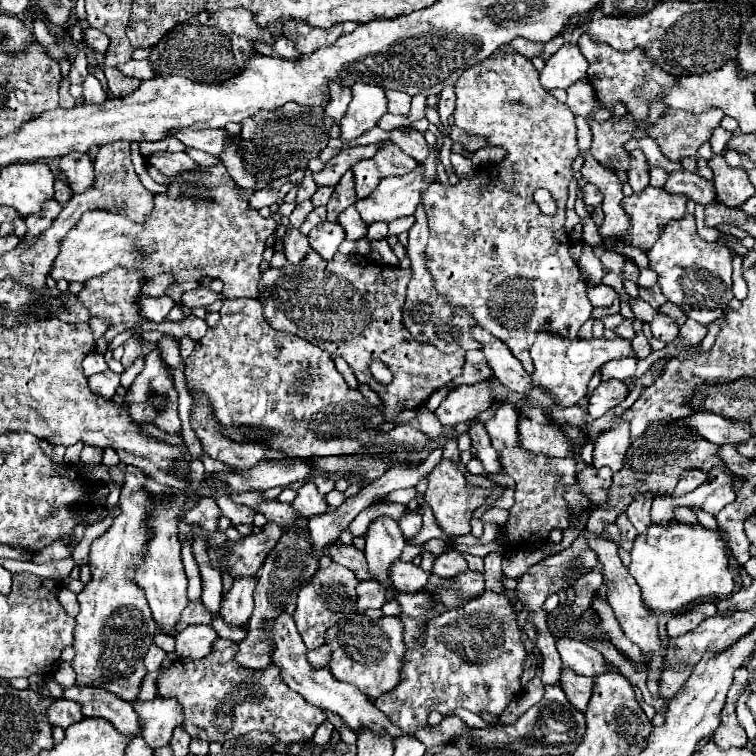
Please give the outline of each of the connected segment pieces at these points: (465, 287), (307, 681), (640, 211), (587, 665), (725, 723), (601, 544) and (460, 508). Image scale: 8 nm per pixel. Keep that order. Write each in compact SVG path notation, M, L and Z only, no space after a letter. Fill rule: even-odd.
M498 52L498 54L488 56L486 60L482 60L482 64L474 64L474 68L468 68L458 78L458 82L454 84L454 88L456 88L456 110L454 110L456 126L462 128L468 136L482 136L482 138L486 138L488 140L488 146L504 148L506 150L506 156L498 164L488 167L488 171L485 173L482 173L481 169L480 171L477 170L475 174L470 174L470 176L462 176L458 184L442 184L442 182L432 182L430 184L430 188L424 194L424 208L426 208L426 216L428 216L428 226L430 226L430 240L428 240L426 254L424 254L426 256L426 268L432 274L434 286L440 292L440 296L448 304L454 304L456 308L462 308L462 310L470 312L470 316L474 316L474 320L484 330L488 330L490 334L494 334L496 338L500 338L512 350L512 354L522 362L524 370L528 374L532 374L534 372L534 366L532 366L532 360L530 360L528 350L534 344L538 332L550 332L550 334L560 334L560 336L566 334L566 338L576 338L580 326L592 316L592 310L594 310L592 304L590 304L590 300L588 300L588 296L586 296L586 284L580 280L578 266L576 266L576 262L570 256L570 240L568 240L568 234L564 230L564 204L566 204L566 198L568 198L568 182L574 178L572 162L578 156L574 114L570 112L570 108L566 108L566 104L558 102L554 96L550 96L540 86L540 82L538 82L538 70L534 68L534 64L526 56L514 54L514 52ZM536 188L546 188L554 196L554 200L558 204L558 212L554 216L542 214L540 208L536 206L536 202L532 198L532 192Z
M284 612L280 614L278 618L274 620L268 620L264 622L266 630L270 632L270 640L274 644L274 650L272 650L272 662L282 670L282 678L286 680L286 684L290 688L294 688L294 692L298 692L300 696L304 696L310 704L314 706L320 706L320 708L326 708L330 712L336 712L342 720L346 720L346 724L358 732L360 728L368 728L372 732L390 732L394 738L402 734L402 730L398 730L390 720L386 720L386 716L358 690L354 688L352 684L346 684L346 682L340 682L336 680L328 668L310 668L308 660L306 660L306 652L308 648L302 644L302 638L298 636L298 628L294 624L294 618Z
M648 186L642 194L622 198L622 208L630 214L632 226L626 232L626 244L650 250L658 238L658 228L672 218L686 214L686 196L668 194L664 188Z
M558 638L556 648L562 658L562 664L566 668L572 668L576 674L596 678L596 676L600 676L600 672L608 672L610 668L614 668L598 650L590 648L582 640Z
M738 668L734 672L734 684L726 696L726 704L722 708L722 714L720 714L720 726L716 728L714 732L714 742L720 746L720 748L730 748L730 746L746 746L748 742L748 736L744 732L744 728L738 724L736 720L736 700L738 696L742 694L742 688L748 684L748 672L746 668Z
M584 532L588 538L590 548L598 554L598 560L604 564L604 580L608 582L608 604L612 606L616 620L620 622L624 634L628 640L632 640L634 644L638 644L642 648L642 652L646 652L646 656L650 658L652 652L658 652L662 658L666 658L666 648L668 644L664 644L658 636L658 616L654 612L650 612L650 608L644 606L642 598L640 598L640 588L636 584L636 580L630 576L630 572L624 568L622 560L618 558L618 546L606 538L598 538L594 534Z
M442 458L442 462L434 468L434 472L430 472L428 476L428 490L424 494L424 500L430 504L438 524L454 536L462 536L470 532L470 518L472 512L486 500L486 490L484 488L474 488L470 484L466 484L464 474L460 472L458 464L452 462L450 458Z

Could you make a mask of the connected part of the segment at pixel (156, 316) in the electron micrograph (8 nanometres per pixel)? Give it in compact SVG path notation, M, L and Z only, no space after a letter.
M140 296L140 312L142 316L146 316L152 322L162 324L166 320L166 314L172 310L174 302L168 296L160 296L160 298L148 298L148 296Z

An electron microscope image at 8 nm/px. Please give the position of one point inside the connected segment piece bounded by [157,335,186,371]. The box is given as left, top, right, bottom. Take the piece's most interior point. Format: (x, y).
(170, 351)

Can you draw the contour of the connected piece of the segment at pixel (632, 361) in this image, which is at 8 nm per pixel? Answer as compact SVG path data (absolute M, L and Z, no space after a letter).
M628 356L626 360L612 360L610 364L604 364L602 366L602 380L608 380L608 378L624 380L624 378L634 376L636 362L638 362L636 356Z

